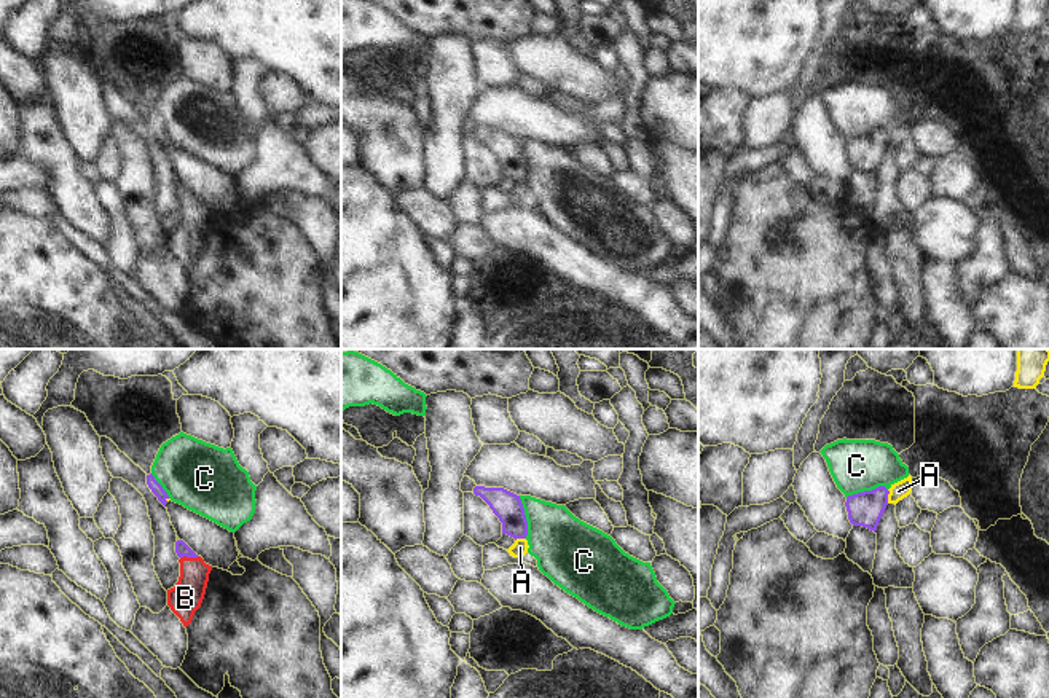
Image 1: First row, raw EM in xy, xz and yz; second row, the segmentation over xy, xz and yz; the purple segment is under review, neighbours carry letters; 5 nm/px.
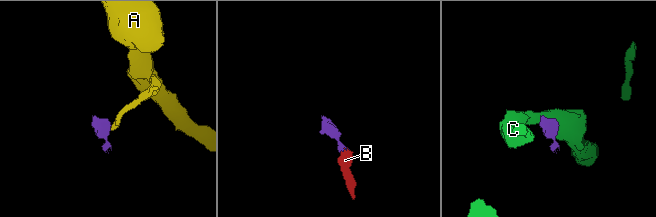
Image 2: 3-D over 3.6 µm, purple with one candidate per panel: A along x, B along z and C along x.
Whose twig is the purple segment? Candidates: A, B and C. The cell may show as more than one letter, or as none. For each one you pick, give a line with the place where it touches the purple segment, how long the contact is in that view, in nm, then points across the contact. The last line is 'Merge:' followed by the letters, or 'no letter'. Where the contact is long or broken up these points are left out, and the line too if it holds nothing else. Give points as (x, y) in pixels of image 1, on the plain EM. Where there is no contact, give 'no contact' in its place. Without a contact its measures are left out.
B: meets purple in xy at (188, 199); contact 100 nm long; runs through xy (182, 192), (188, 199), (188, 236), (185, 241)
Merge: B

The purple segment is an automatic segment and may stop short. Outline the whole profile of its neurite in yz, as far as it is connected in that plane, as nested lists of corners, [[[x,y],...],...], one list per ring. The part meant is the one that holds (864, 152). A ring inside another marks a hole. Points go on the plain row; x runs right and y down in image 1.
[[[878,129],[872,134],[858,135],[847,140],[845,150],[853,169],[862,169],[877,174],[878,164],[888,148],[890,134]]]

